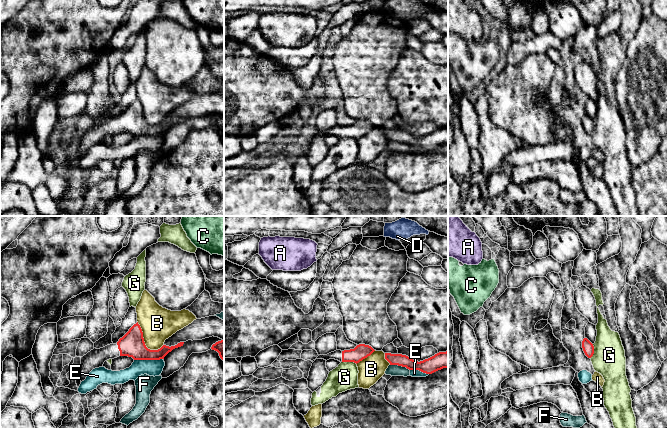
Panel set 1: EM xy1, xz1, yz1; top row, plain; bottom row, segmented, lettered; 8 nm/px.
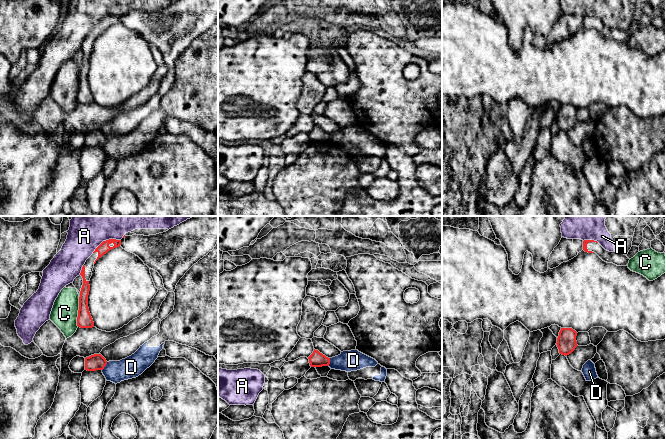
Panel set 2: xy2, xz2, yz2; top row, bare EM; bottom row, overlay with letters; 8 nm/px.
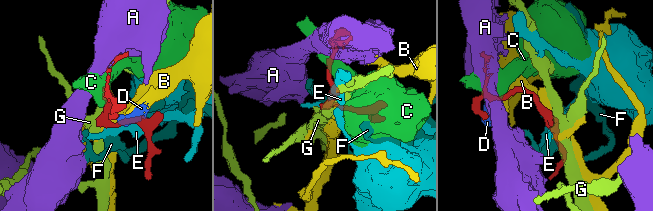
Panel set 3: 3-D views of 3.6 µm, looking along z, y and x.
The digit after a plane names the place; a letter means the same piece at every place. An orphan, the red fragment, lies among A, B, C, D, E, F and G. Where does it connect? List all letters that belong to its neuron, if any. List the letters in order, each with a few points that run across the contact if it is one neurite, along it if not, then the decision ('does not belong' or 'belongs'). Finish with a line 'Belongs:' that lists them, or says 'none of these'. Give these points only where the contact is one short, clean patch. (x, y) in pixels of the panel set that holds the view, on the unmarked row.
A: line xy2 (120, 15), (106, 15), (92, 28); does not belong
B: does not belong
C: does not belong
D: line xy2 (107, 138), (102, 146); does not belong
E: does not belong
F: line xz1 (390, 140), (405, 142), (409, 146); does not belong
G: line xz1 (342, 137), (353, 137), (356, 140); does not belong
Belongs: none of these

